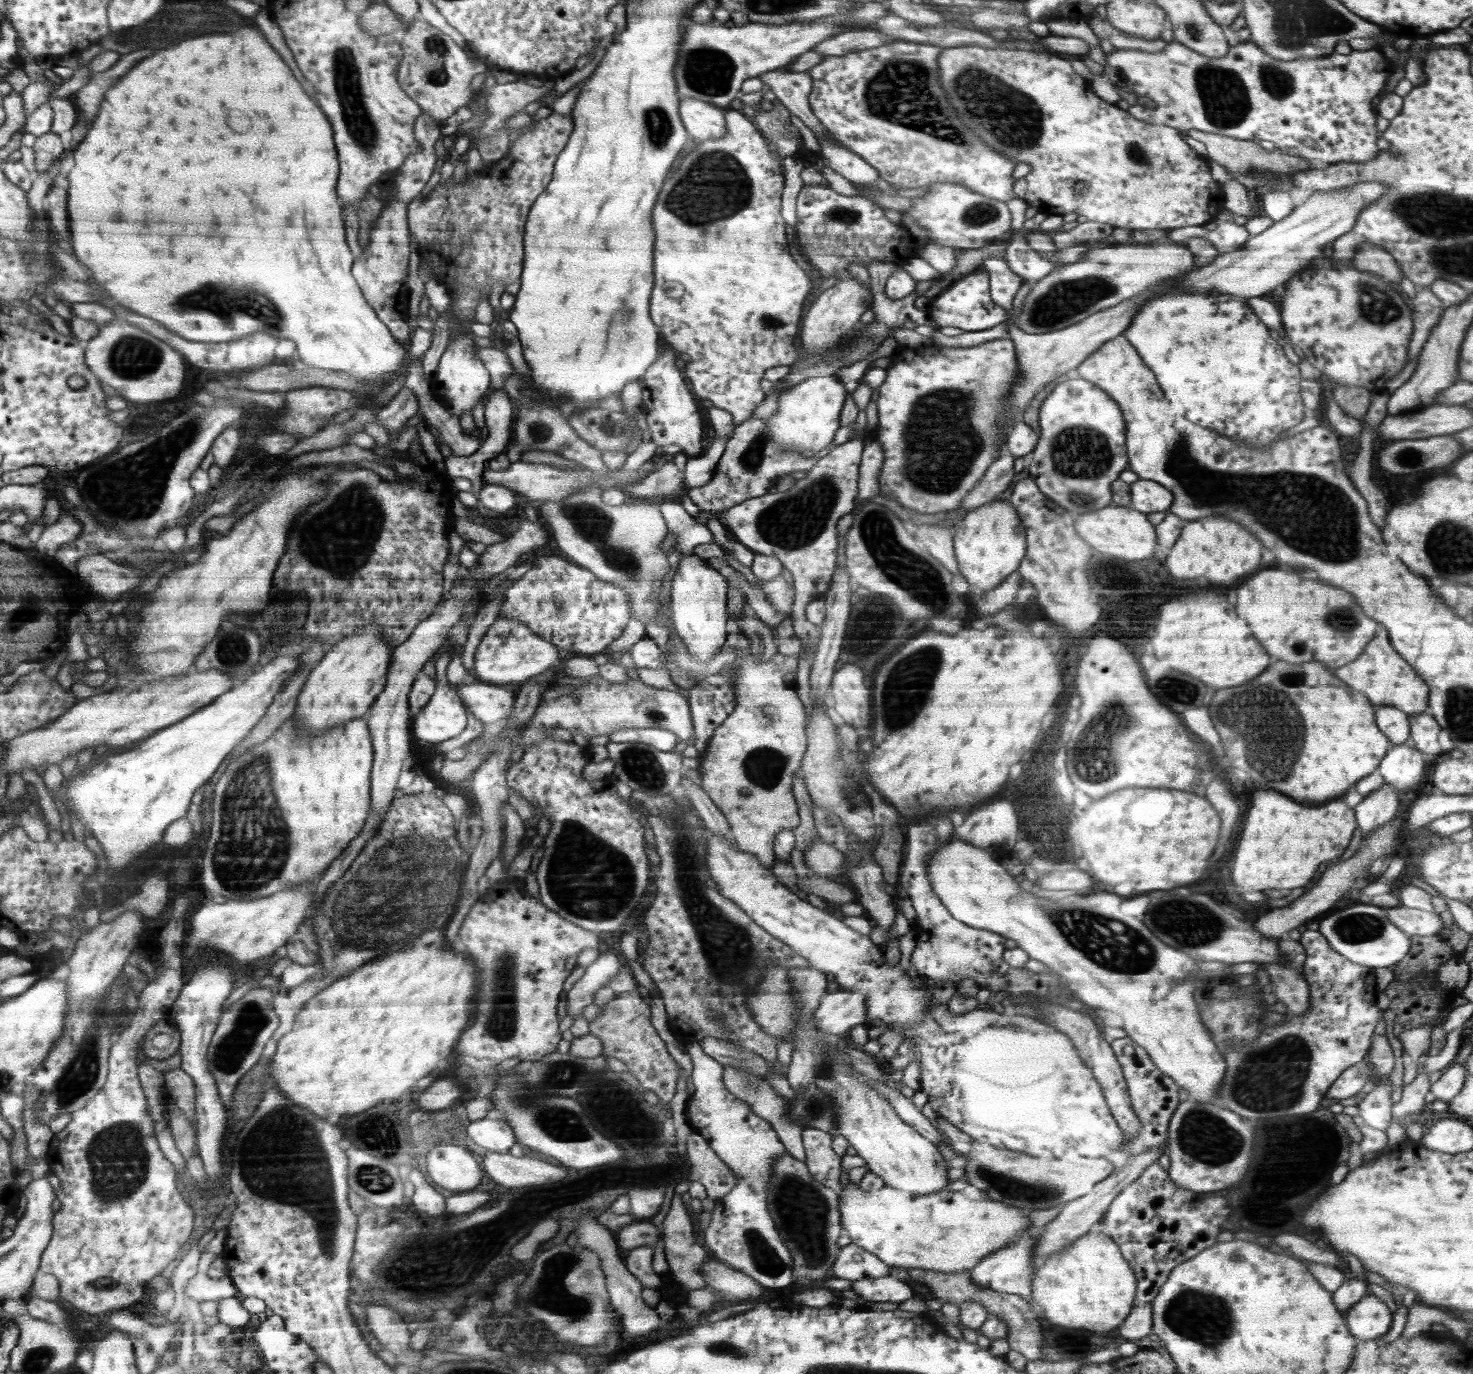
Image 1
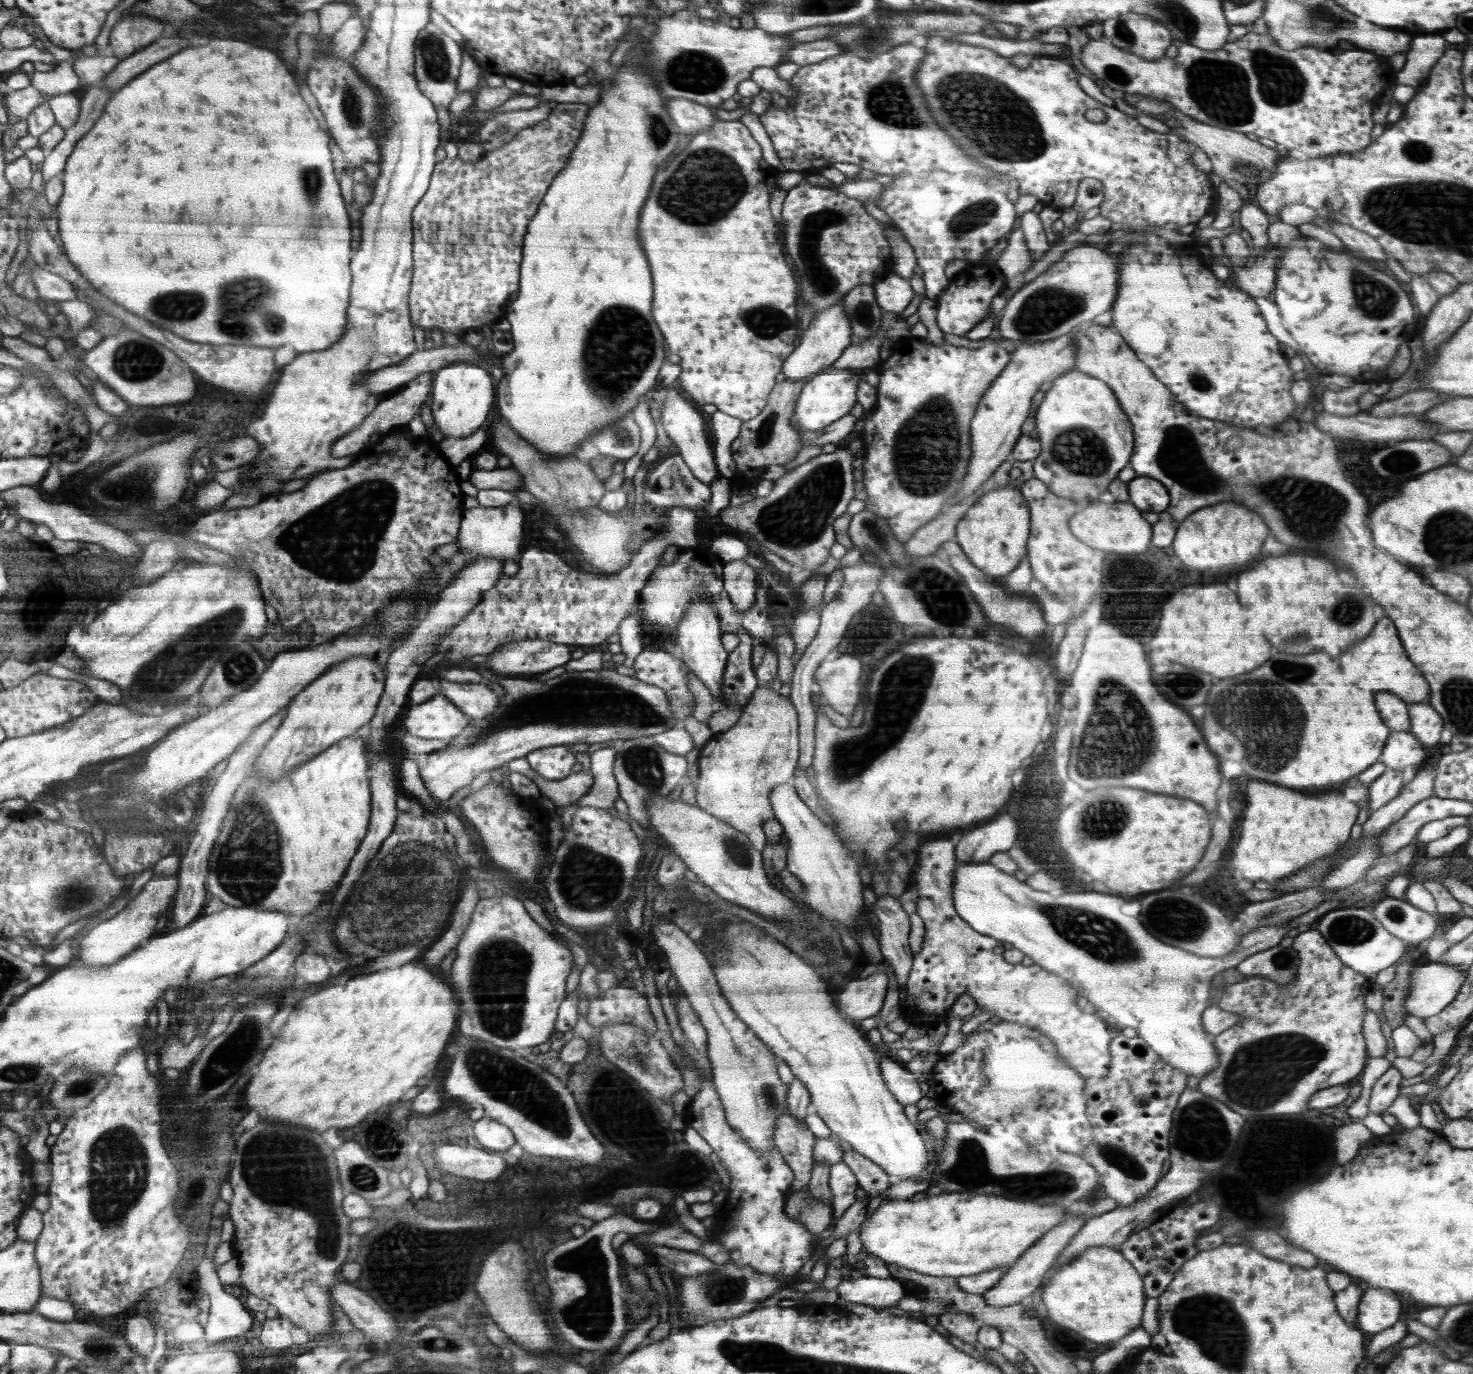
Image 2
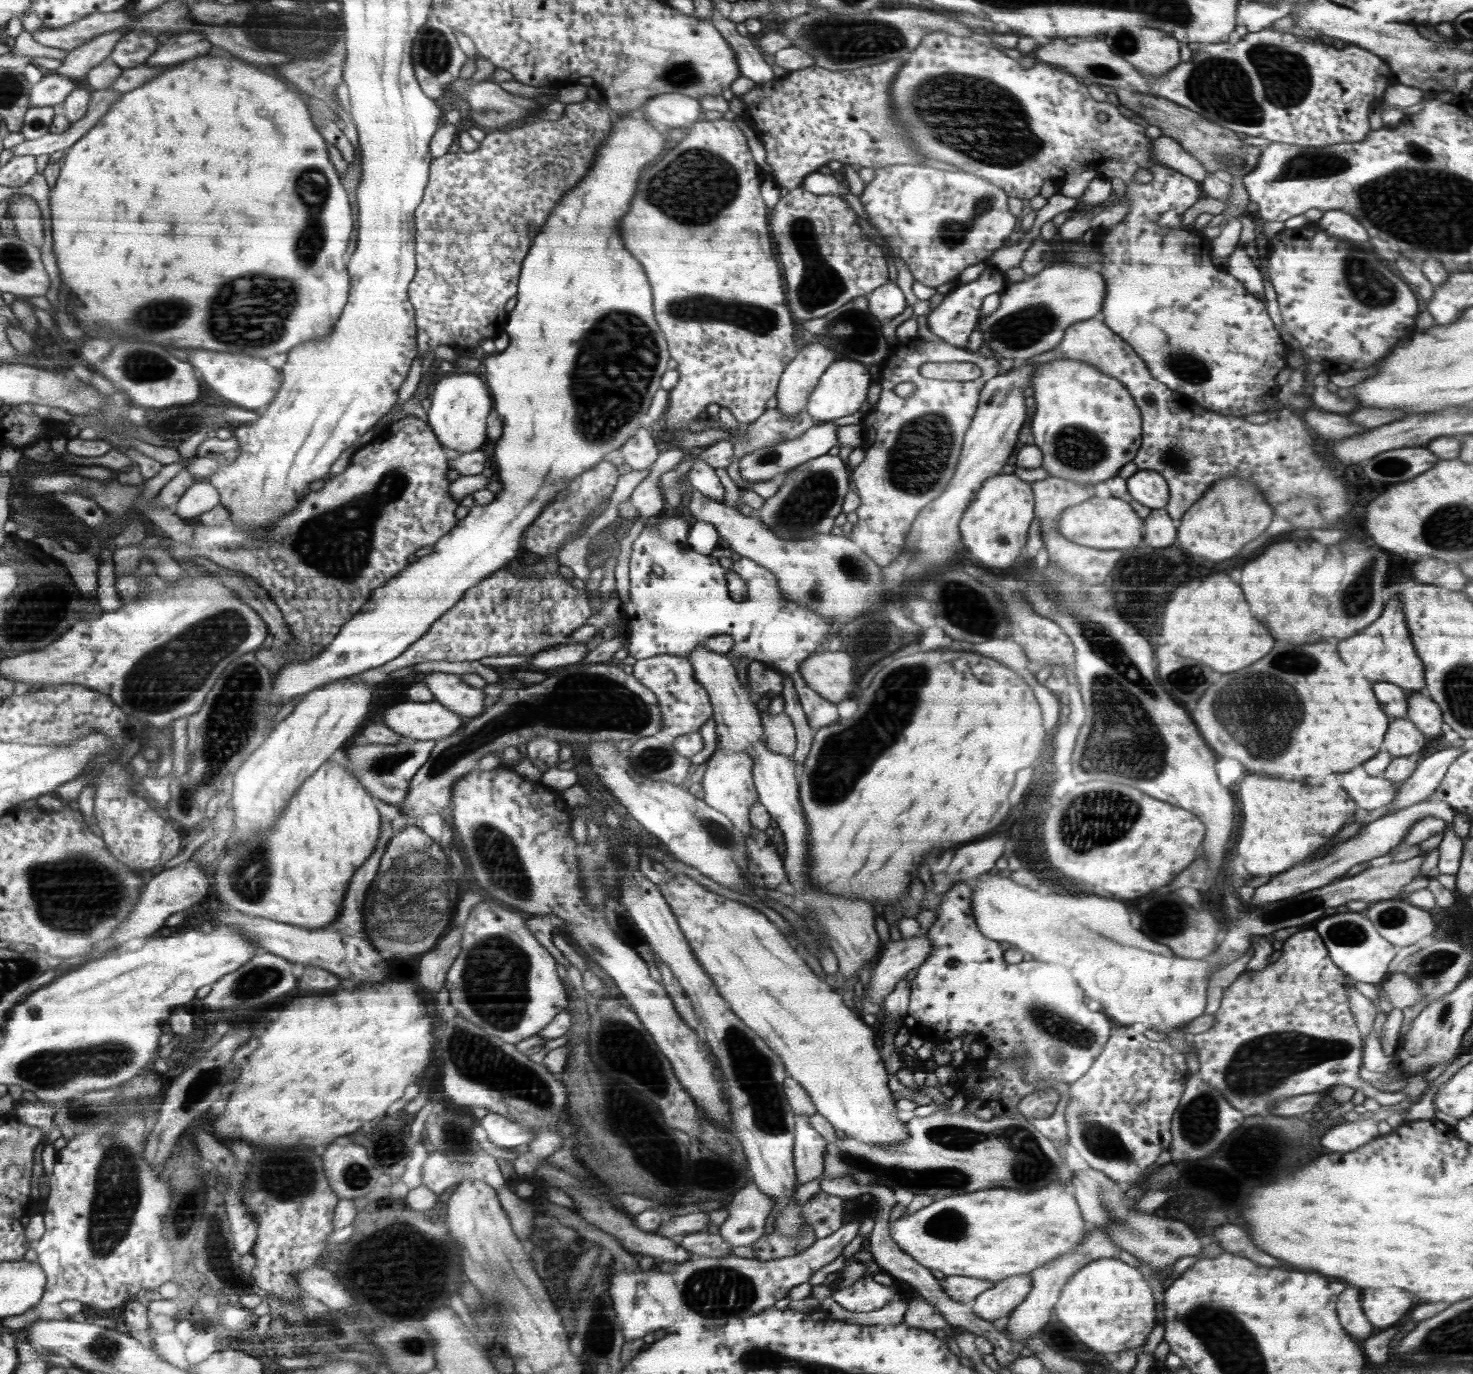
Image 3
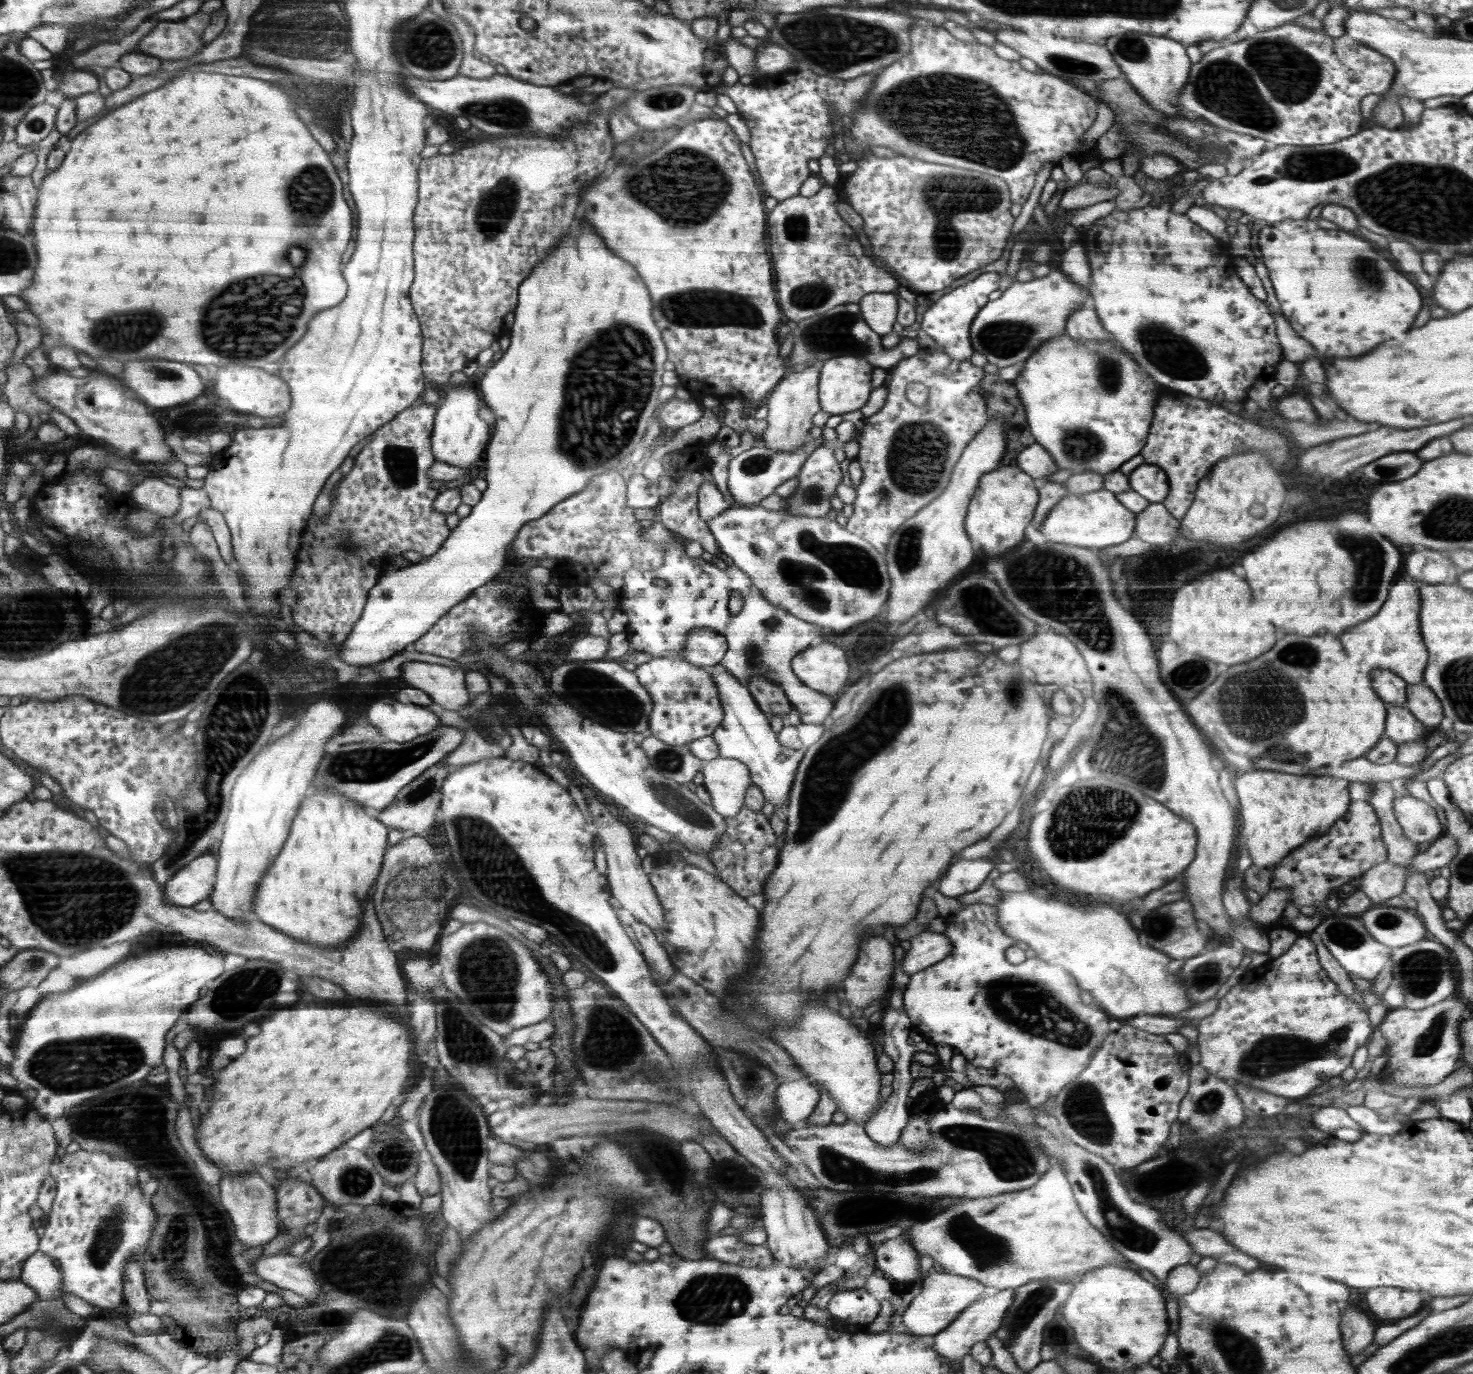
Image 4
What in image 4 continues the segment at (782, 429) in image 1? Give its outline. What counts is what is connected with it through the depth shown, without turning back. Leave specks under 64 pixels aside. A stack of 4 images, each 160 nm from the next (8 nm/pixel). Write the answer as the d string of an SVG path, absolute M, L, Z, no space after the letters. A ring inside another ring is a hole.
M846 355L823 363L819 376L819 403L822 405L822 410L831 415L842 415L866 406L866 400L870 398L873 391L870 386L872 367L871 362L864 357Z

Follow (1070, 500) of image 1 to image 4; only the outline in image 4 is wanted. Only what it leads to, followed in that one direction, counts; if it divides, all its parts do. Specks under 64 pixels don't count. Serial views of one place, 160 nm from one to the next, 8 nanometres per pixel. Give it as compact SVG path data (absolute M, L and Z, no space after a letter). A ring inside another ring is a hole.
M1060 335L1050 342L1046 342L1043 346L1040 346L1030 358L1024 361L1024 367L1020 370L1018 377L1013 380L1014 386L1016 386L1017 397L1016 401L1024 405L1026 410L1026 418L1028 418L1028 428L1035 438L1035 442L1043 445L1045 449L1055 459L1055 463L1058 468L1065 469L1074 473L1082 472L1096 472L1100 474L1108 474L1119 470L1119 466L1122 466L1124 462L1130 460L1133 456L1141 454L1143 446L1146 444L1147 434L1149 433L1153 418L1154 418L1154 407L1155 407L1155 396L1157 394L1155 388L1155 381L1152 377L1145 375L1142 367L1135 361L1134 358L1128 358L1121 348L1116 346L1110 346L1110 343L1104 344L1099 342L1098 344L1080 344L1078 341L1072 340L1072 337L1068 335Z

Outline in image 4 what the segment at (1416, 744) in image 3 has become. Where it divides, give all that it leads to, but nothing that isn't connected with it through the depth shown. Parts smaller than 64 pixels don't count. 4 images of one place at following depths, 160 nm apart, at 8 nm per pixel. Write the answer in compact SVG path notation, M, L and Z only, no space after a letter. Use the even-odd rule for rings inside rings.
M1390 706L1387 712L1384 736L1390 742L1400 745L1422 740L1427 729L1407 707Z

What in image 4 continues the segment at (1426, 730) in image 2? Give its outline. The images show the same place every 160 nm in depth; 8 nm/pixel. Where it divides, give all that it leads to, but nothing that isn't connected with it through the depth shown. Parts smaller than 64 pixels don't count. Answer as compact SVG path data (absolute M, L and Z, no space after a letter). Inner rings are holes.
M1422 683L1407 684L1406 694L1406 707L1424 724L1427 730L1440 724L1444 718L1442 704L1430 688Z

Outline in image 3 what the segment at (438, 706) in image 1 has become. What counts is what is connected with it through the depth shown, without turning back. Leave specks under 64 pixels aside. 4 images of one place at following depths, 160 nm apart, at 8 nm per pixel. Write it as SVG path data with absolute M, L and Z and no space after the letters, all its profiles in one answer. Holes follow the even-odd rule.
M435 700L400 702L390 706L380 721L408 740L436 742L454 735L454 730L462 726L460 714L454 714L447 706Z

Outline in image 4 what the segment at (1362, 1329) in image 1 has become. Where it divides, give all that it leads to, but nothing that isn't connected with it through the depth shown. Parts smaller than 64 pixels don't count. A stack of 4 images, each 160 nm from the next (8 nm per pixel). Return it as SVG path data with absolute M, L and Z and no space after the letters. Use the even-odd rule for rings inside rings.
M1370 1288L1366 1294L1366 1304L1368 1308L1382 1320L1399 1320L1420 1312L1422 1306L1422 1296L1412 1290L1404 1288Z

